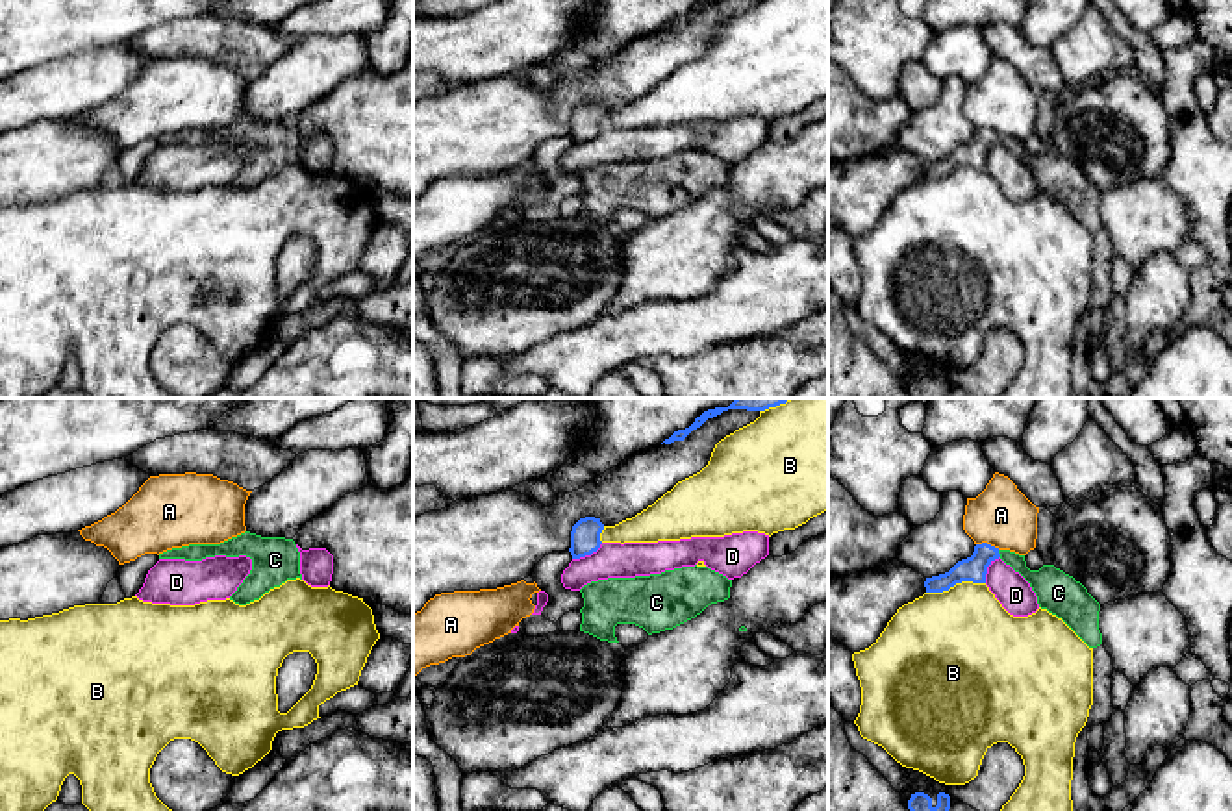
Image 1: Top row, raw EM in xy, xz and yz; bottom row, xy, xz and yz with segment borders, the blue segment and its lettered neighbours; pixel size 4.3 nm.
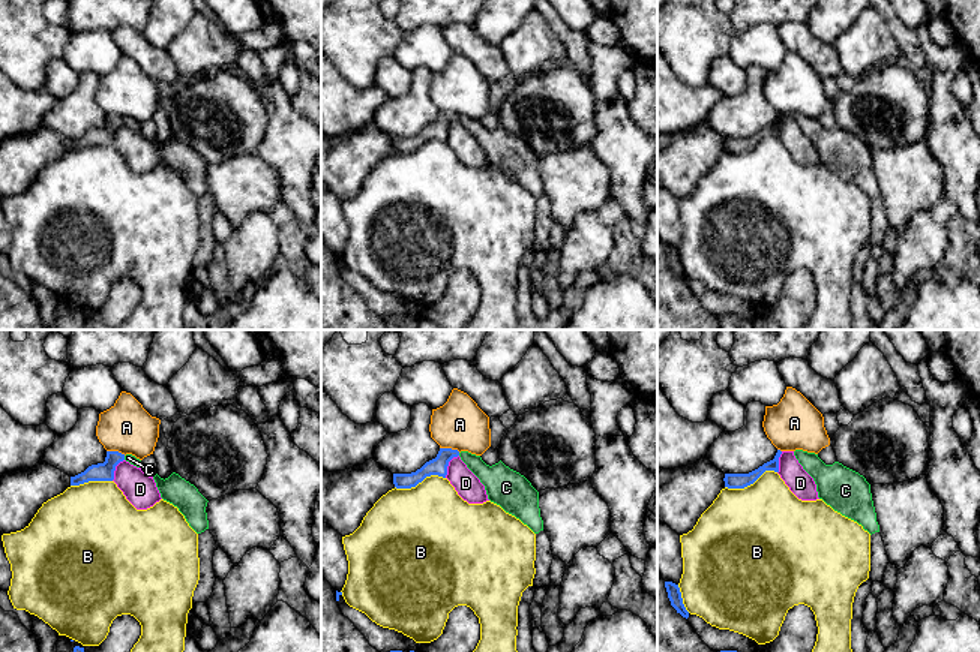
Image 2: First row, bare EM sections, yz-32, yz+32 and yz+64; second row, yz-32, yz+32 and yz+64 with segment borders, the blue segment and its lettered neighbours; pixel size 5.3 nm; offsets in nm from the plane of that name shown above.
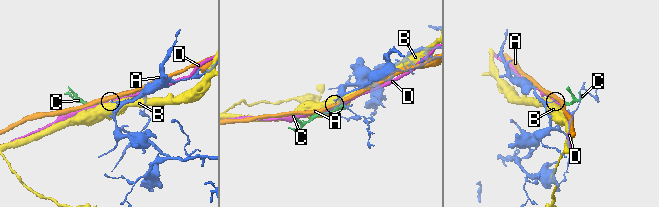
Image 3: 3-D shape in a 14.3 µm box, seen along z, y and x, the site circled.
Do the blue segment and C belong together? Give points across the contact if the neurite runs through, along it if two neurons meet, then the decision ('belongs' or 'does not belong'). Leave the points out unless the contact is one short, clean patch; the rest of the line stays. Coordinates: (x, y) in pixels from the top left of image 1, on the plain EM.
runs through yz (973, 154), (988, 139), (999, 139), (1049, 167); belongs

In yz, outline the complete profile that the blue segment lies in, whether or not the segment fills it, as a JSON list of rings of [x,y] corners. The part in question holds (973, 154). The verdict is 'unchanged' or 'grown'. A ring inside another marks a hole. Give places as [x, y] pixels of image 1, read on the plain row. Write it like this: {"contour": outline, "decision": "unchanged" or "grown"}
{"contour": [[[987,128],[976,130],[973,141],[958,146],[949,157],[926,163],[926,178],[943,178],[962,167],[986,168],[987,152],[999,143],[1030,168],[1041,194],[1062,204],[1089,233],[1102,230],[1100,189],[1080,167],[1054,150],[1030,156],[1025,141]]], "decision": "grown"}

